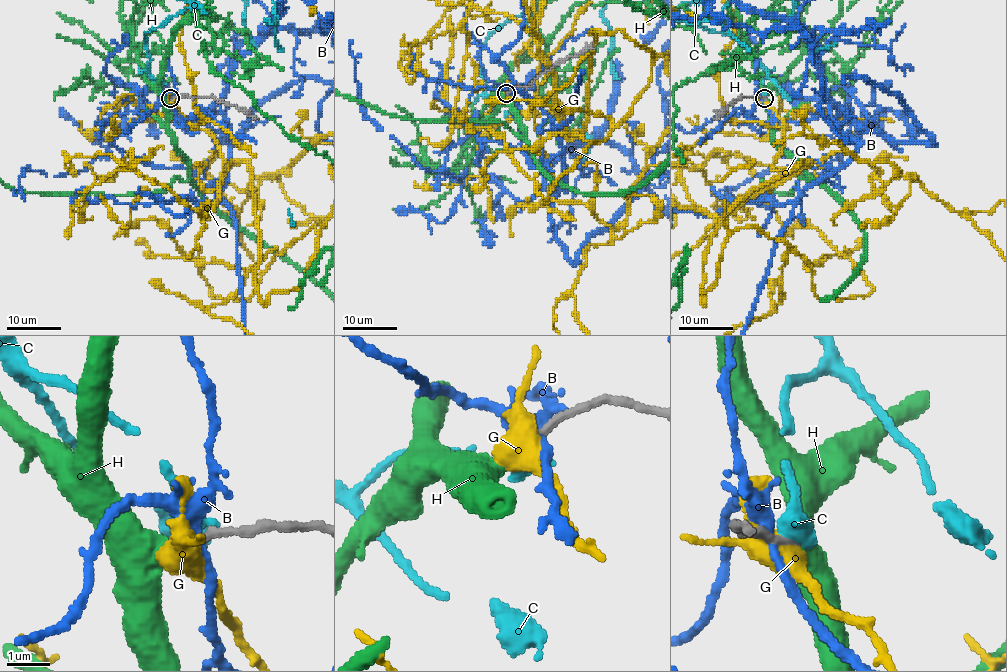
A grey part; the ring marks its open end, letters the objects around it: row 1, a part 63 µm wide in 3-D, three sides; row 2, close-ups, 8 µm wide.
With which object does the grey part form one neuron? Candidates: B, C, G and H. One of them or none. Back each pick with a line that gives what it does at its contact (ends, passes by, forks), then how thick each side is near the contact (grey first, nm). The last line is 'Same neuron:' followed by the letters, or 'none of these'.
H: It ends there. Thickness 150 nm (grey) against 600 nm
Same neuron: H

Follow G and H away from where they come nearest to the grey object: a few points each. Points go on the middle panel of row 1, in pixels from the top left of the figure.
G: (508, 91), (583, 131), (591, 33), (652, 52), (648, 87), (547, 201), (461, 117), (471, 58)
H: (505, 94), (504, 99), (523, 126), (524, 137), (501, 121), (389, 116), (339, 94)

